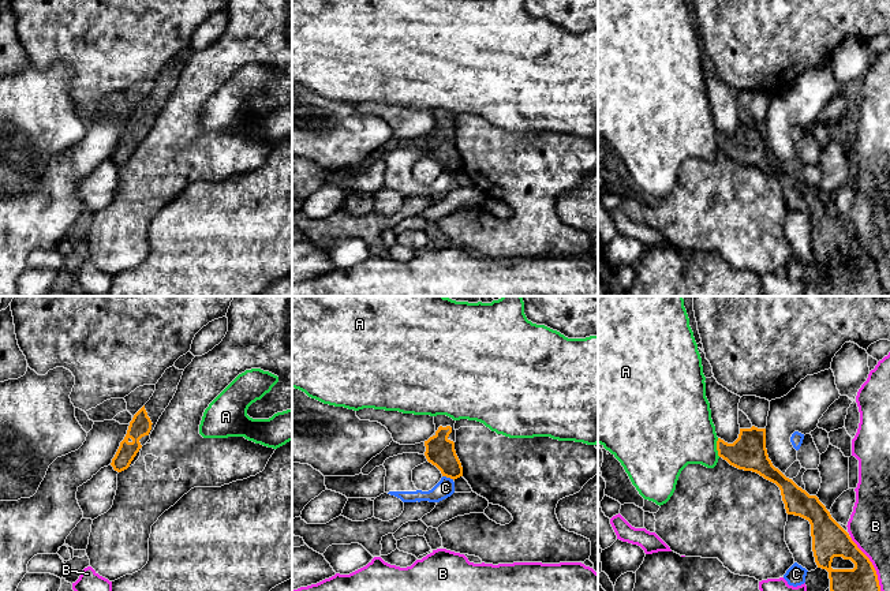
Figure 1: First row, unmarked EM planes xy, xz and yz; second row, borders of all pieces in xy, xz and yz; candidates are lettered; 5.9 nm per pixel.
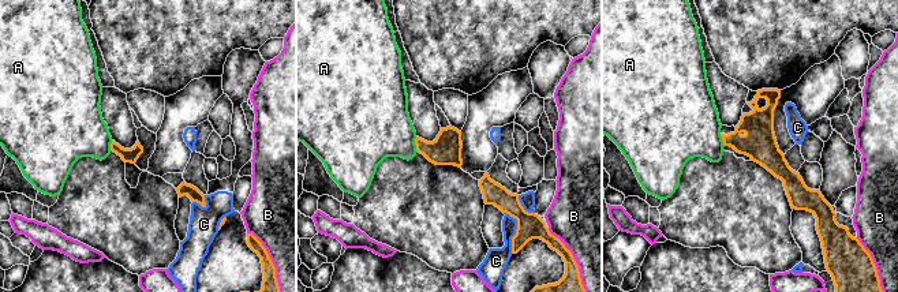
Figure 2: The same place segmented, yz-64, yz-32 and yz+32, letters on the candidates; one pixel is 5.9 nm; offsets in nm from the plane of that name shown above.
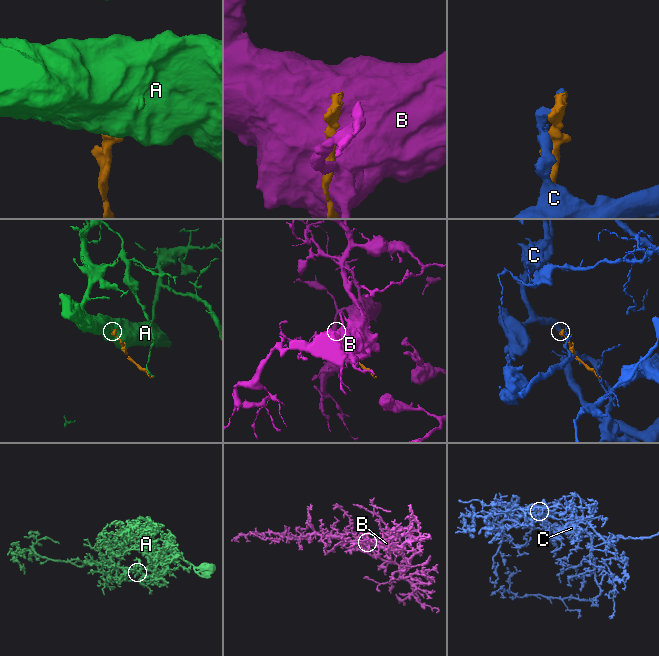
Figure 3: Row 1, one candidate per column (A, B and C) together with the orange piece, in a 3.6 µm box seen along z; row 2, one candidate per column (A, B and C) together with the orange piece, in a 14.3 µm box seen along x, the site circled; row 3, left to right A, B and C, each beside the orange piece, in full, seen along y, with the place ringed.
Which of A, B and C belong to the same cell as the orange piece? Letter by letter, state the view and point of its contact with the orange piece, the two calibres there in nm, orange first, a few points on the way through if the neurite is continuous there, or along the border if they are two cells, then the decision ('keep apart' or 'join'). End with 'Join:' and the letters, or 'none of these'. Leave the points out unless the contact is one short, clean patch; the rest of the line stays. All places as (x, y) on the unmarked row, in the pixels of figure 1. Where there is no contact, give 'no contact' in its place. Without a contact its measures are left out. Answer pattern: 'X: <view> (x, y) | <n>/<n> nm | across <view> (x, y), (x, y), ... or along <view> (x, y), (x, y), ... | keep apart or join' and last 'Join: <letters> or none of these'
A: yz (717, 142) | 220/420 nm | along yz (717, 133), (717, 148), (720, 150) | keep apart
B: yz (874, 264) | 320/240 nm | keep apart
C: xz (448, 171) | 170/110 nm | keep apart
Join: none of these

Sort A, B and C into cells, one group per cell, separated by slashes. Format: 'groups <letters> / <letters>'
groups A / B / C

